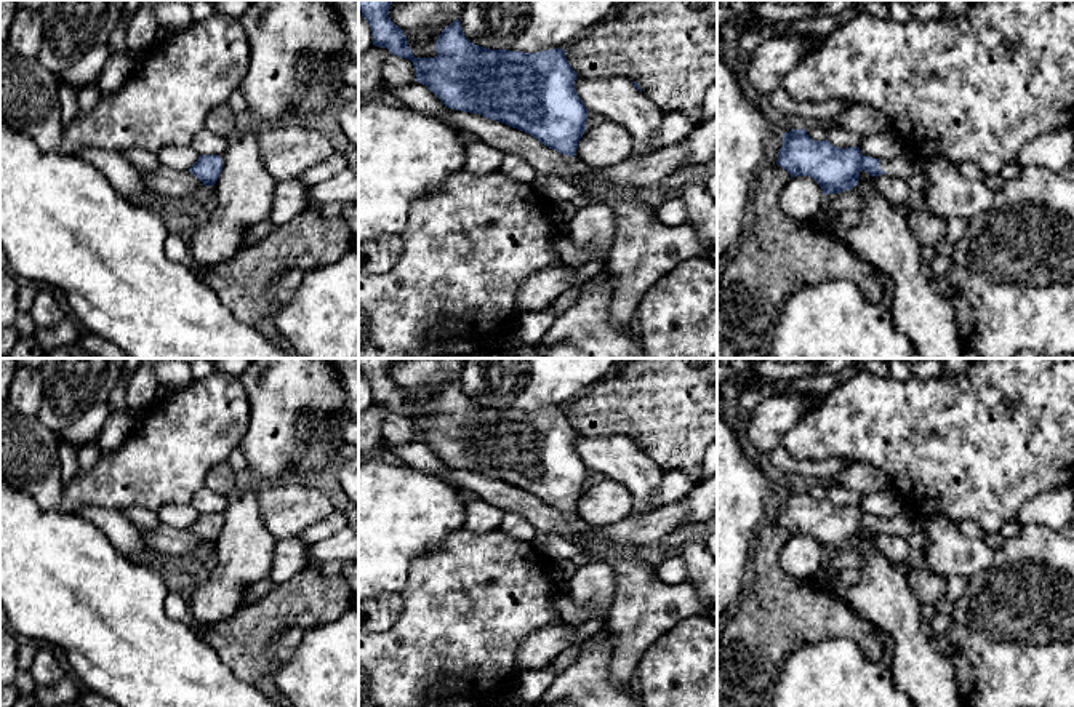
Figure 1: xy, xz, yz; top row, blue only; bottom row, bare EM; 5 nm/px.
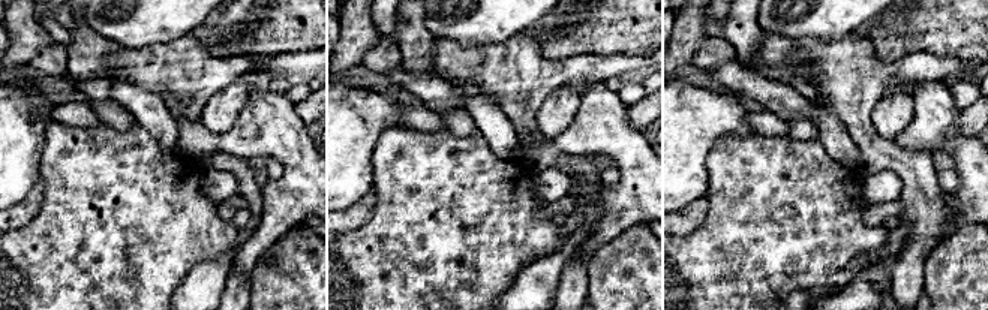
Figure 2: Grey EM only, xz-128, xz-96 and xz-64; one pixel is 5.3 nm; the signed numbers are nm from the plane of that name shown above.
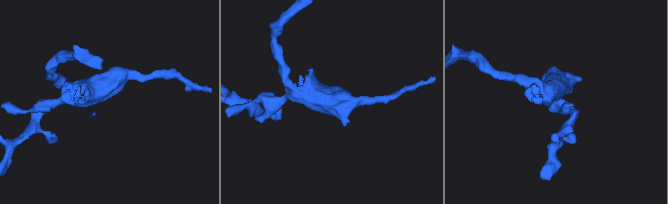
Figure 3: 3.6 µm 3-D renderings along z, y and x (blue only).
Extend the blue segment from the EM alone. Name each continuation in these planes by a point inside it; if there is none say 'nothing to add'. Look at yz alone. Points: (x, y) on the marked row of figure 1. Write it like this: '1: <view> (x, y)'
1: yz (901, 167)

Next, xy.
nothing to add

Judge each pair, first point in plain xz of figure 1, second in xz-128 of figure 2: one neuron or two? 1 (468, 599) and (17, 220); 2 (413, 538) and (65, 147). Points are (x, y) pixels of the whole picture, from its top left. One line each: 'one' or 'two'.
1: two
2: two

